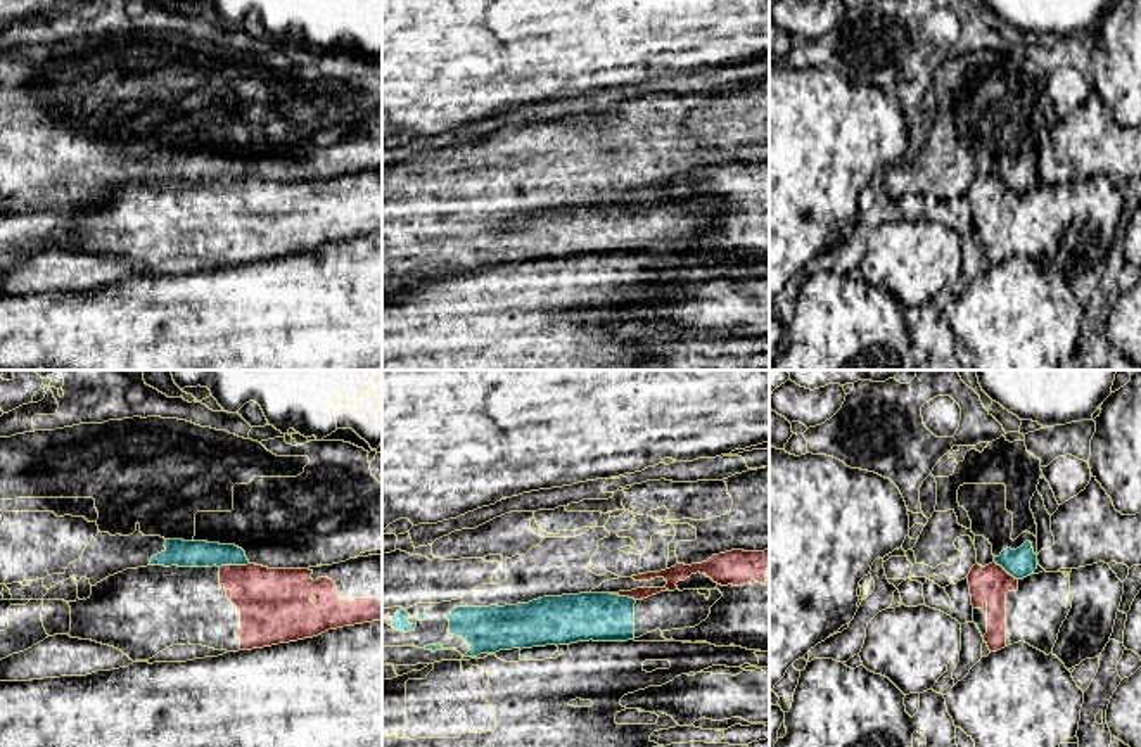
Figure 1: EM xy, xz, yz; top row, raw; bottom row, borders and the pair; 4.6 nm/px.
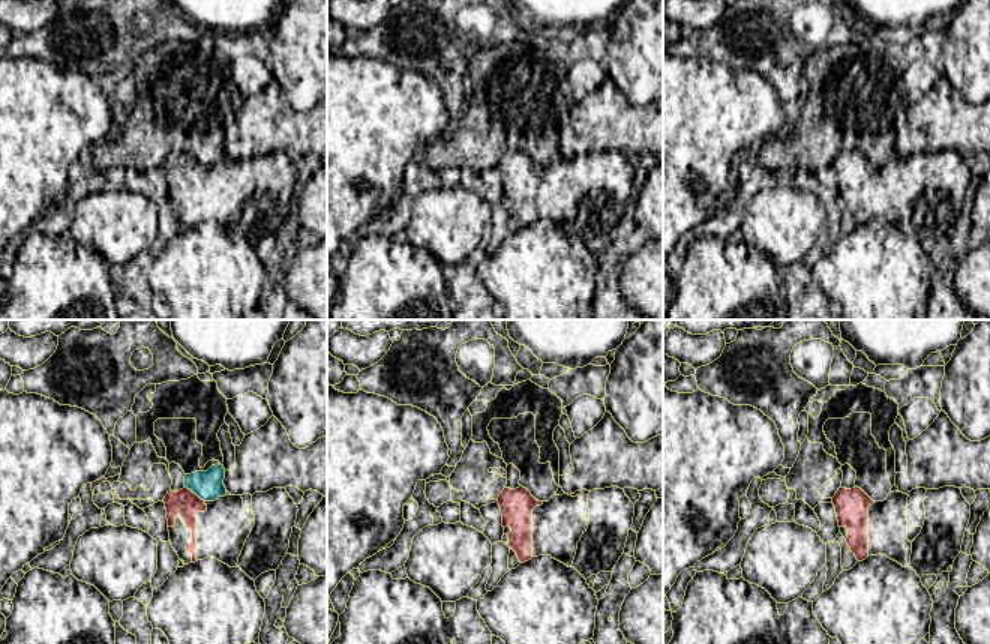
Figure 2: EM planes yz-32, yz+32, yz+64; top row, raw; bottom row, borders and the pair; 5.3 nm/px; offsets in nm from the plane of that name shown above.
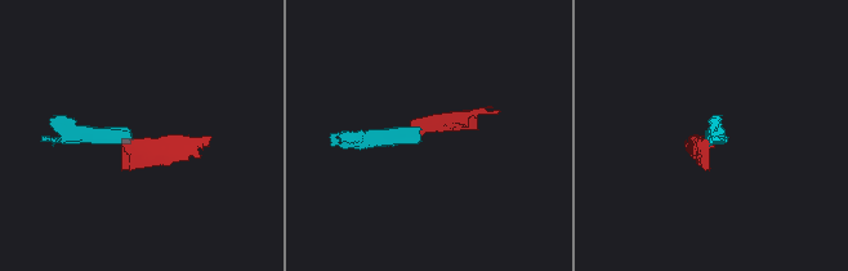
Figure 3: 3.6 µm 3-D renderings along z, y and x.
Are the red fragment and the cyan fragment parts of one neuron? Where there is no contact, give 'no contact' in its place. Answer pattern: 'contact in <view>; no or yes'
contact in xy; no

